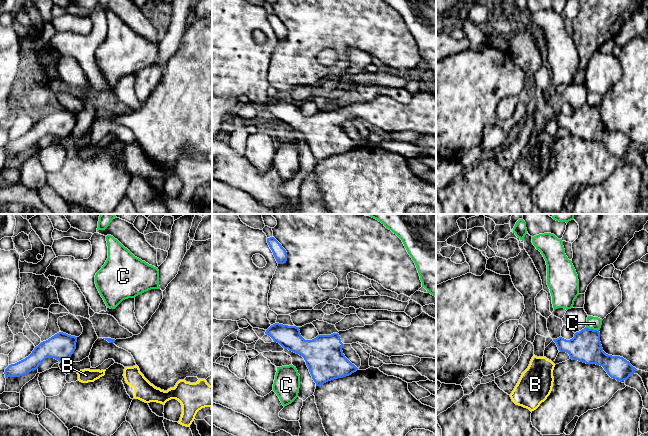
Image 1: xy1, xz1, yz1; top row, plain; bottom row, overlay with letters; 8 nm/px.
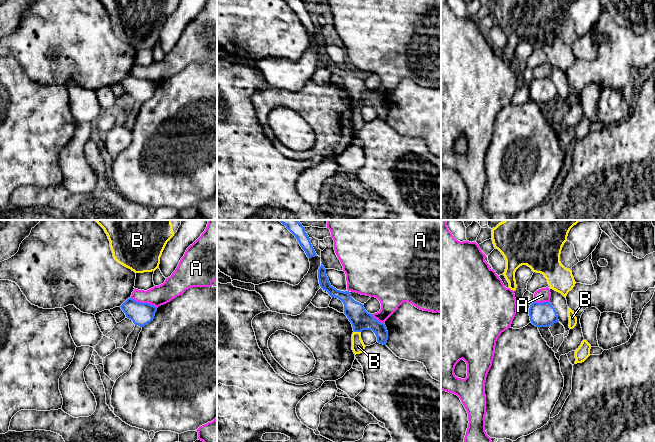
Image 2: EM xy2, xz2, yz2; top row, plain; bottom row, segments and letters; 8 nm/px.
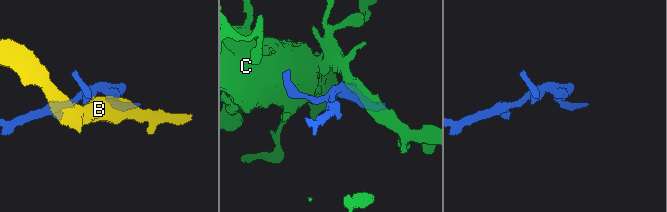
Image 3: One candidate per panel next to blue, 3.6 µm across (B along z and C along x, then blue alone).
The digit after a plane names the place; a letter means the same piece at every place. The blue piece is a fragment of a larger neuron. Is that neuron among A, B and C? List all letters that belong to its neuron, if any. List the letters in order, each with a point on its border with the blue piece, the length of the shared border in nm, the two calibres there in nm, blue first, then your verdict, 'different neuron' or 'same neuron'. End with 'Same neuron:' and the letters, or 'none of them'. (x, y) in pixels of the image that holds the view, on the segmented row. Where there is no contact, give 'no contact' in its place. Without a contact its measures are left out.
A: xy2 (144, 303) | 240 nm | 180/160 nm | different neuron
B: xz2 (357, 331) | 60 nm | 160/100 nm | different neuron
C: yz1 (592, 329) | 110 nm | 240/100 nm | different neuron
Same neuron: none of them

